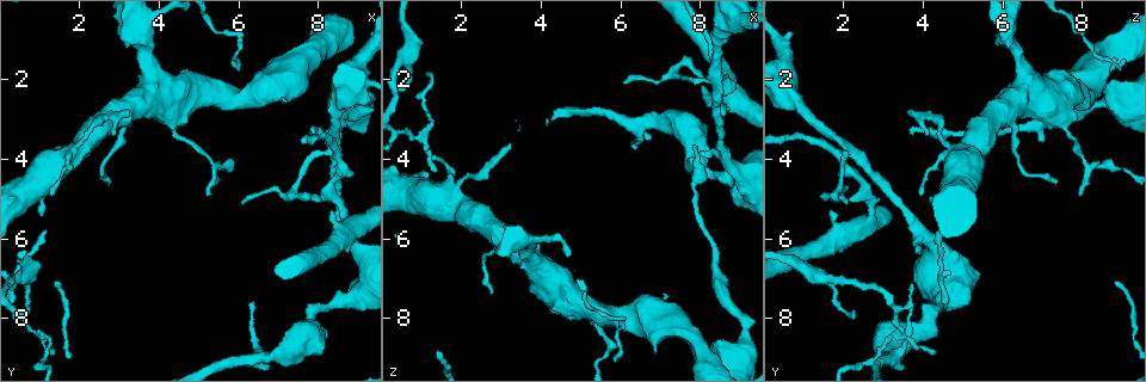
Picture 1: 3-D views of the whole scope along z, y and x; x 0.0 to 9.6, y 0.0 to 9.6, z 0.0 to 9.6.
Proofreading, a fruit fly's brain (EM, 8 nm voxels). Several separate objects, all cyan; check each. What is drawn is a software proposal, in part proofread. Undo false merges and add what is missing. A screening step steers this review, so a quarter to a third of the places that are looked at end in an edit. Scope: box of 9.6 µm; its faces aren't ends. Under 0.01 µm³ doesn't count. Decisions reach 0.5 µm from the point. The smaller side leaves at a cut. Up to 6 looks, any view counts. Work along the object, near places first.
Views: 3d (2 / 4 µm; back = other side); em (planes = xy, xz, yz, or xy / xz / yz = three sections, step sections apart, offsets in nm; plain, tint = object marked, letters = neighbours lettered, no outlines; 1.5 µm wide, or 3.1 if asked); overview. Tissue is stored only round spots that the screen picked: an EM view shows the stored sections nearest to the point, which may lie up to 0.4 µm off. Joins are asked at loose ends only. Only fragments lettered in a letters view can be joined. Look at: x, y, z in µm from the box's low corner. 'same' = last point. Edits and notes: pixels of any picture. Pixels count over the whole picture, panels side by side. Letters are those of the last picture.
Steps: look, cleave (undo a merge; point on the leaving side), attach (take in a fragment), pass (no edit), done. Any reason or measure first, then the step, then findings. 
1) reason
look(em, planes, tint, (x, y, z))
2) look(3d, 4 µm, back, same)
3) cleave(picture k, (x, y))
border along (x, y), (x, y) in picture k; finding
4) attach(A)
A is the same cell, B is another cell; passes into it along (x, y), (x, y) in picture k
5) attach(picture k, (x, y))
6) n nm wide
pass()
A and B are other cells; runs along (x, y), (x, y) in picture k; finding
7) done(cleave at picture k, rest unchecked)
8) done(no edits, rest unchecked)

tapers out
look(em, xy, step 4, tint, (2.75, 4.55, 7.40))

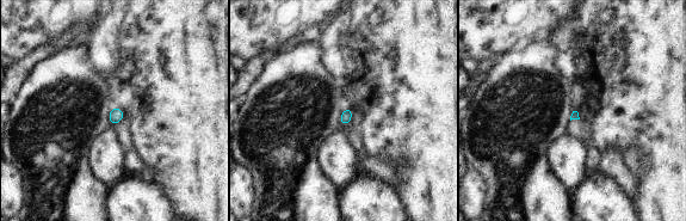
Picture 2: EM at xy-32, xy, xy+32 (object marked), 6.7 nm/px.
look(em, planes, letters, same)

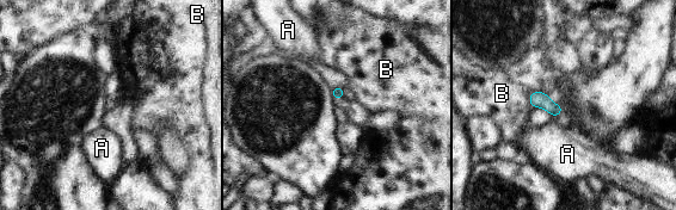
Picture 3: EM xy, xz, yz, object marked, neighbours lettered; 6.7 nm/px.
B touches over 150 nm
pass()
A and B are other cells; border along (548, 94), (532, 92), (529, 105) in picture 3; none of them fits

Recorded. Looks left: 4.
an open end
look(em, planes, letters, (6.40, 7.60, 3.70))

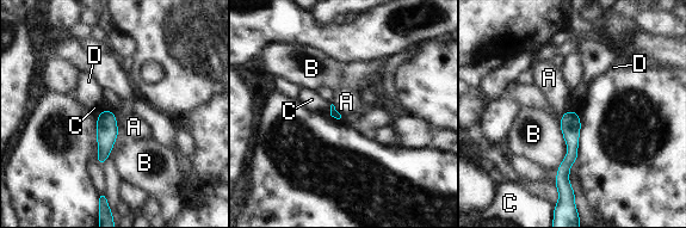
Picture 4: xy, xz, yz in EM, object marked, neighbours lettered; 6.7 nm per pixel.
B touches over 300 nm
pass()
A, B, C and D are other cells; border along (105, 109), (110, 110), (117, 121) in picture 4; none of them fits

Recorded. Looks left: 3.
free end
look(em, planes, letters, (8.40, 3.55, 7.00))

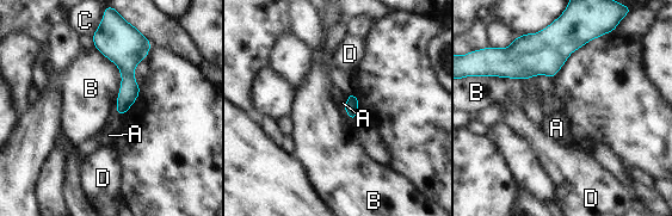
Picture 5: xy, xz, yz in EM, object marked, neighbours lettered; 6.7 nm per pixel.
B touches over 460 nm
pass()
A, B, C and D are other cells; border along (94, 47), (118, 68), (117, 111) in picture 5; none of them fits

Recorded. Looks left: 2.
done(no edits, rest unchecked)

